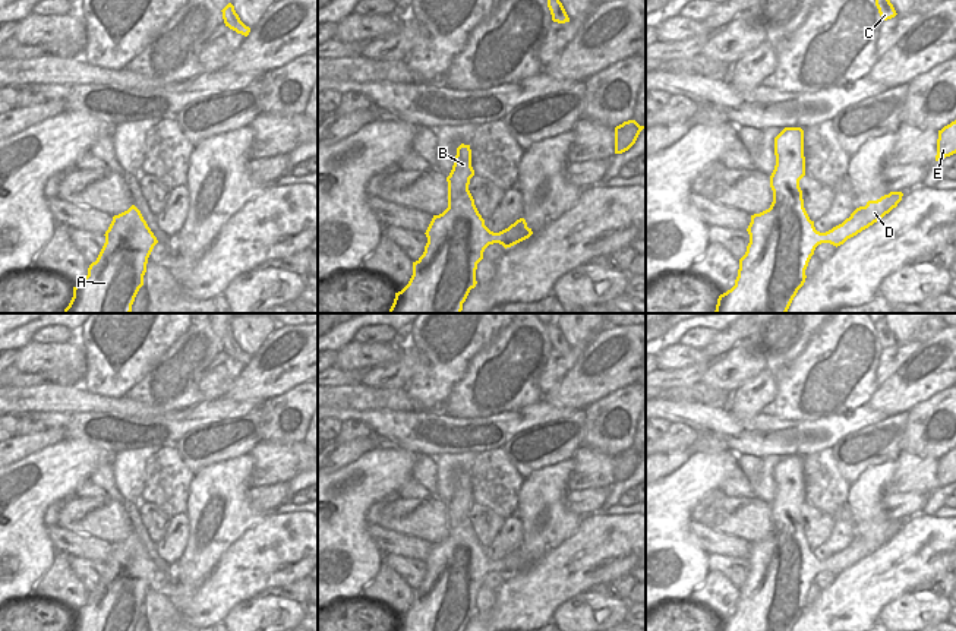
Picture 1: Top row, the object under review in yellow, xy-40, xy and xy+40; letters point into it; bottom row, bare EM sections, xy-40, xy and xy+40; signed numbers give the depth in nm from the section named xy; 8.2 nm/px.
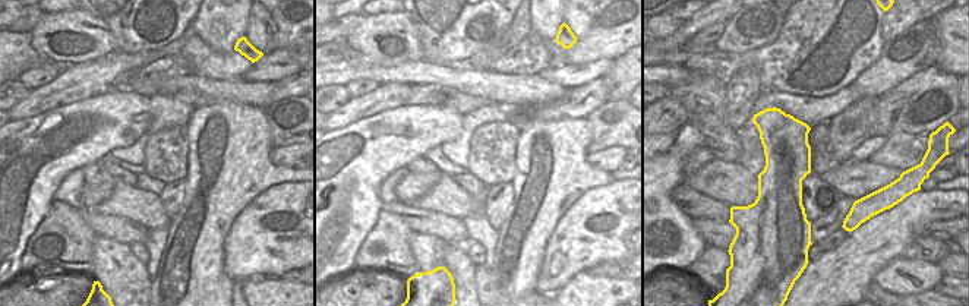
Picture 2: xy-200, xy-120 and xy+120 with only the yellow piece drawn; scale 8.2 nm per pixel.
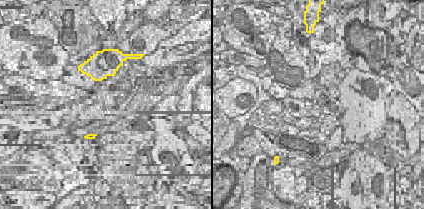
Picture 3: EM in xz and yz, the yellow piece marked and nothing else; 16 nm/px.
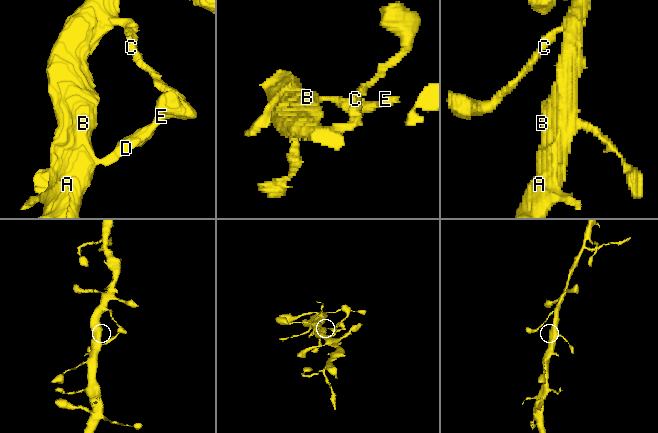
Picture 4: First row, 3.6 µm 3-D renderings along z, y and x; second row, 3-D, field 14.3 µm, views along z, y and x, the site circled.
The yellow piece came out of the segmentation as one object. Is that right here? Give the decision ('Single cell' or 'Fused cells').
Single cell.

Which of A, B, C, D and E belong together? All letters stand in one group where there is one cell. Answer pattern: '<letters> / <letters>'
A B C D E

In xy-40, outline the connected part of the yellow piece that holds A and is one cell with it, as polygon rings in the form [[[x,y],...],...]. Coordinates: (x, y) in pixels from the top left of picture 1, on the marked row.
[[[135,205],[113,217],[104,236],[97,261],[73,287],[73,297],[63,313],[132,312],[143,285],[148,258],[158,240]]]

